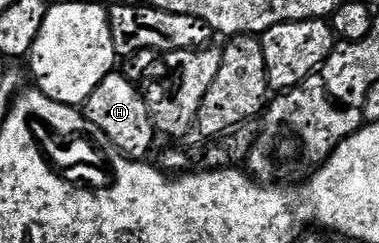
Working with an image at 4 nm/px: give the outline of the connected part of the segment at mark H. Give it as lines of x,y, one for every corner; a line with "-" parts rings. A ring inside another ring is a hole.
127,74
107,75
102,85
98,85
94,93
90,93
90,97
82,105
82,110
89,121
98,125
100,135
117,147
123,155
141,161
149,158
148,150
151,149
152,142
158,139
158,132
152,124
152,114
148,102
144,100
143,90
129,79

